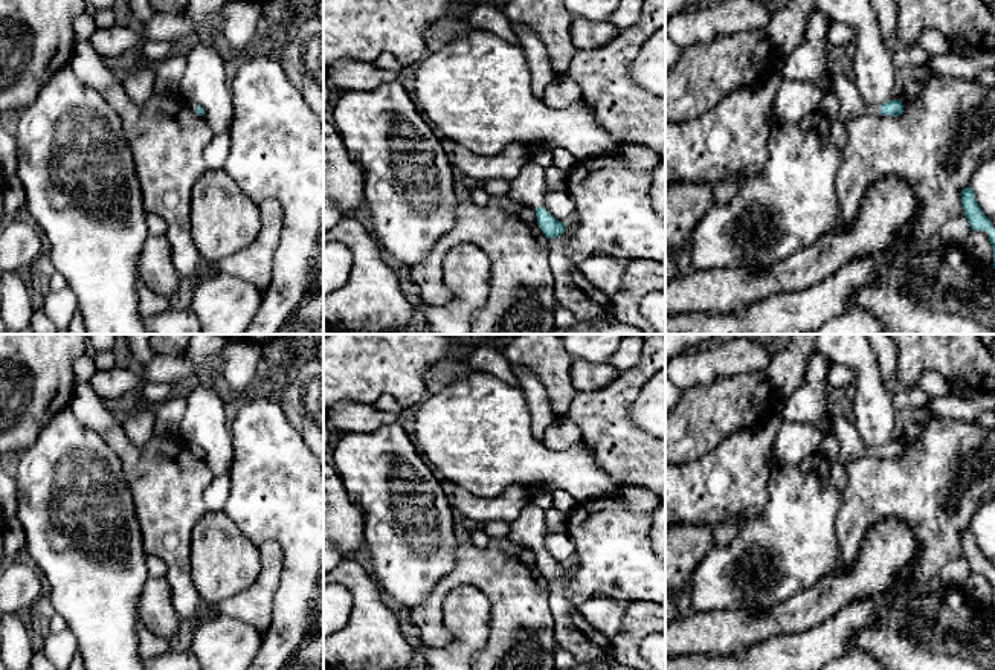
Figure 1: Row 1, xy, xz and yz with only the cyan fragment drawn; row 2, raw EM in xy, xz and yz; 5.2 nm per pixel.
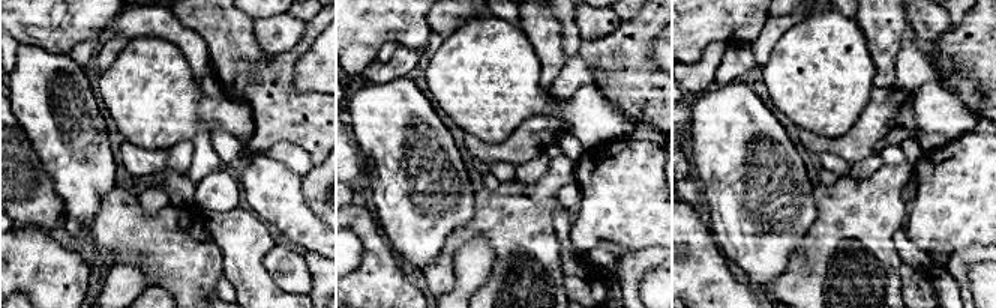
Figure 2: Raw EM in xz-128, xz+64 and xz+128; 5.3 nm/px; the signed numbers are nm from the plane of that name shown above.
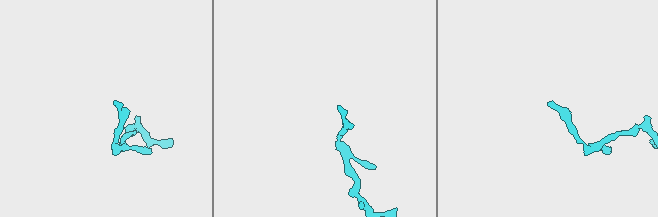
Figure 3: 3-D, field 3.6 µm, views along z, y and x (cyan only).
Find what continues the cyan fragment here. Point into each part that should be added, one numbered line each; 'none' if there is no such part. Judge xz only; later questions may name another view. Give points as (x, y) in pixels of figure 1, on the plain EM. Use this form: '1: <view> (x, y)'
1: xz (528, 528)

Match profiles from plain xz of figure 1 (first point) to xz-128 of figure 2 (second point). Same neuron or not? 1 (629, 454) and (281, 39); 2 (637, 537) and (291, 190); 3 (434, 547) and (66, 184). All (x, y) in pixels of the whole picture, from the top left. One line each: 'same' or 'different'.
1: different
2: same
3: same

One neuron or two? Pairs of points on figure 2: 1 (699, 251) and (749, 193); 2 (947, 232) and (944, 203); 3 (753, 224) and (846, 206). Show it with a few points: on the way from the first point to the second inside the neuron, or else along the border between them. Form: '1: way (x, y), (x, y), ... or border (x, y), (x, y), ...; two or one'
1: border (708, 226), (716, 244), (729, 260); two
2: way (947, 224), (947, 211); one
3: border (813, 188), (816, 220), (800, 239), (800, 244); two

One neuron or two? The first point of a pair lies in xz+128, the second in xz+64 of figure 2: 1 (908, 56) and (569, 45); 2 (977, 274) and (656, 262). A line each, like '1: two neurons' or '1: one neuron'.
1: two neurons
2: two neurons

